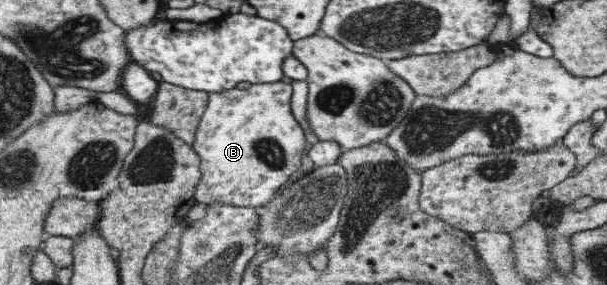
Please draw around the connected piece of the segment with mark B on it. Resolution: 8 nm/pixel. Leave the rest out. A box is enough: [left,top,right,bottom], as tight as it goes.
[191,82,304,208]

